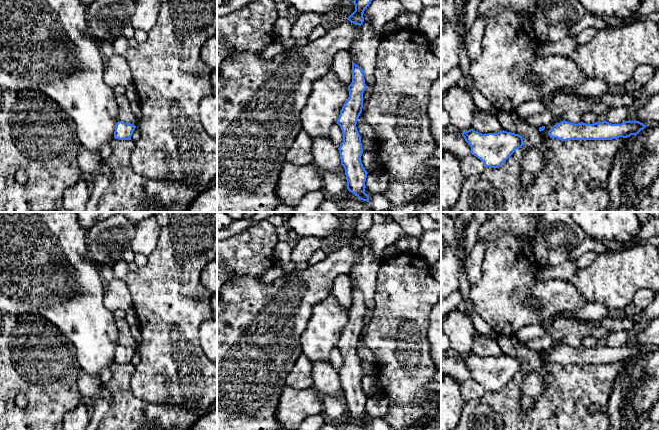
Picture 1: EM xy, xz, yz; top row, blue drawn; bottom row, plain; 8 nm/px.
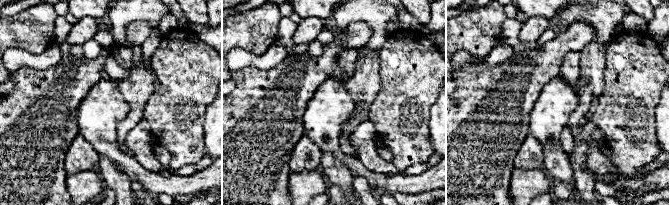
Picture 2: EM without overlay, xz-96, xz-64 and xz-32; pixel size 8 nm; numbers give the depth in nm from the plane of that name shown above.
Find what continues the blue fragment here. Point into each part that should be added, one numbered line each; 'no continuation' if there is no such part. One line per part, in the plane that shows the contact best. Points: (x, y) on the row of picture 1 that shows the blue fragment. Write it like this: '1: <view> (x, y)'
no continuation

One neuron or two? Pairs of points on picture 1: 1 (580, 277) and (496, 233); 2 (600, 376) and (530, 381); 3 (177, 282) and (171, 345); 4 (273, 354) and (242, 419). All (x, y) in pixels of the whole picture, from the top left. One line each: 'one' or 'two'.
1: two
2: two
3: one
4: one

